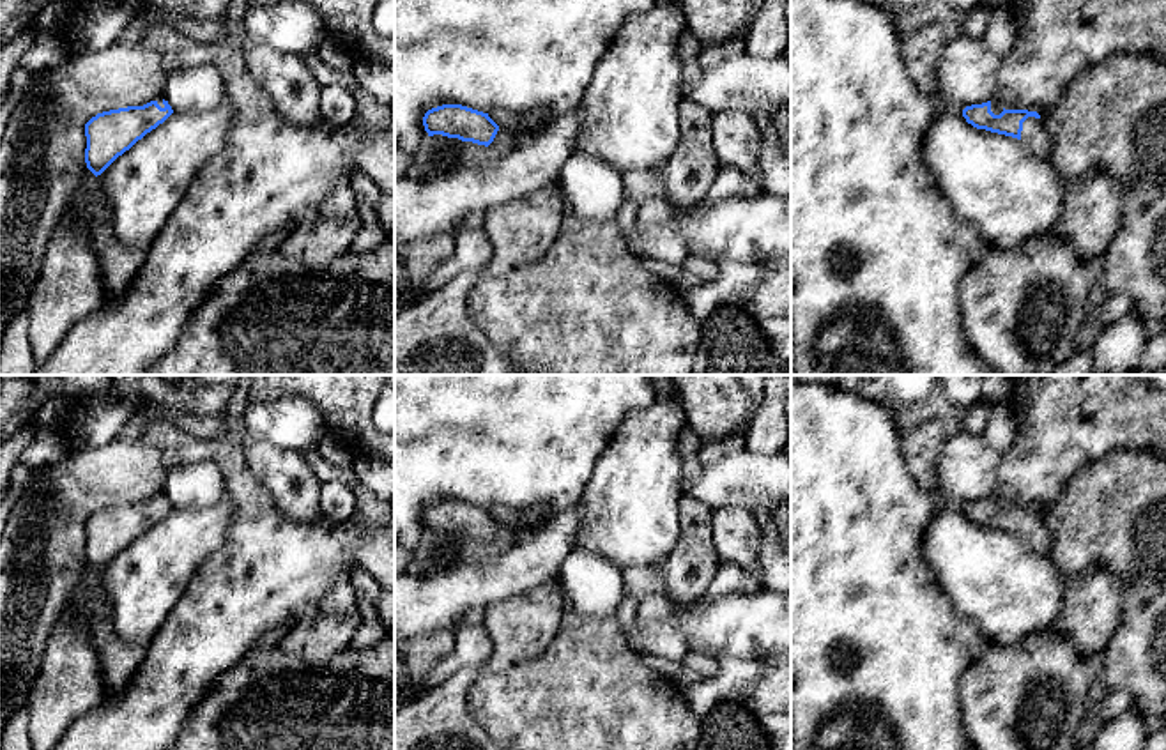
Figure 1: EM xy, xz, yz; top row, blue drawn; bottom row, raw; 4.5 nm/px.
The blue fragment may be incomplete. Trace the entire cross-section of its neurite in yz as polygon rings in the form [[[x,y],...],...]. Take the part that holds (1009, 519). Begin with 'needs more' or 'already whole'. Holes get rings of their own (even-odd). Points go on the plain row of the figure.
needs more; [[[993,495],[982,501],[966,502],[963,513],[977,525],[1017,534],[1026,547],[1039,555],[1051,554],[1053,534],[1047,531],[1037,508],[1005,506]]]

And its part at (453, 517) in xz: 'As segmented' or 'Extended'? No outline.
As segmented

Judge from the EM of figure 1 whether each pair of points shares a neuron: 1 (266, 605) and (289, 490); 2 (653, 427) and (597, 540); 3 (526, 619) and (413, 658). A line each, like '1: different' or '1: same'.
1: different
2: same
3: different

